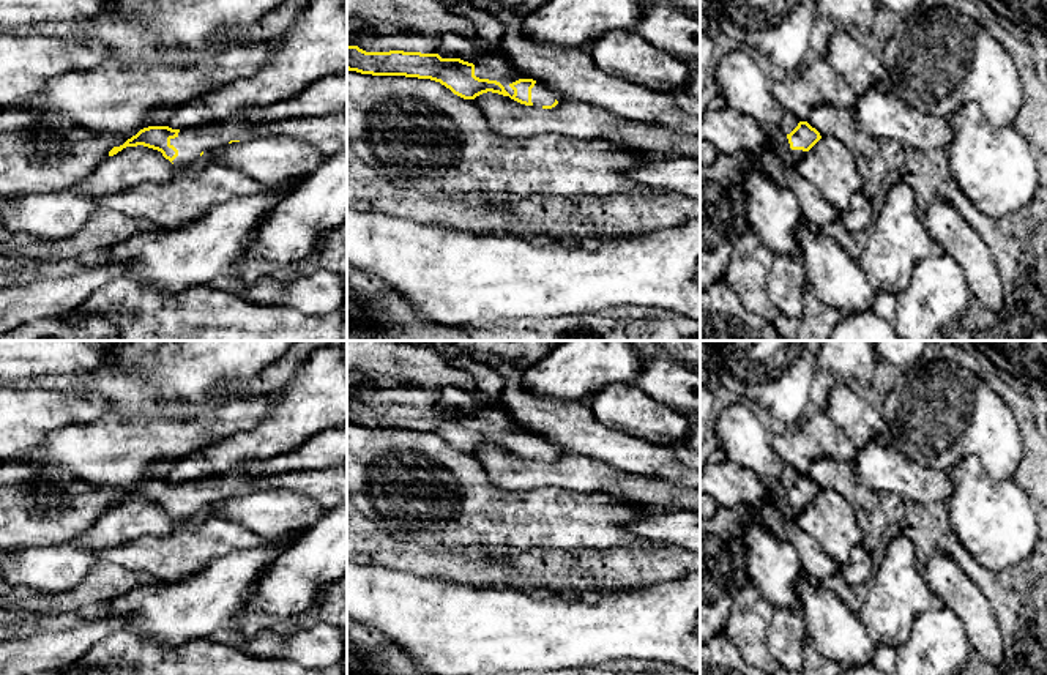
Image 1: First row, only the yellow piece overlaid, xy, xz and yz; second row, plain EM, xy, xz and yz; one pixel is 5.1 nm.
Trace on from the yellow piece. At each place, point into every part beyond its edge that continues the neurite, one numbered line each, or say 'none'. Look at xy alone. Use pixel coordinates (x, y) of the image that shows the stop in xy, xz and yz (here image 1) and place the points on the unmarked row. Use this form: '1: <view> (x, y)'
1: xy (328, 486)

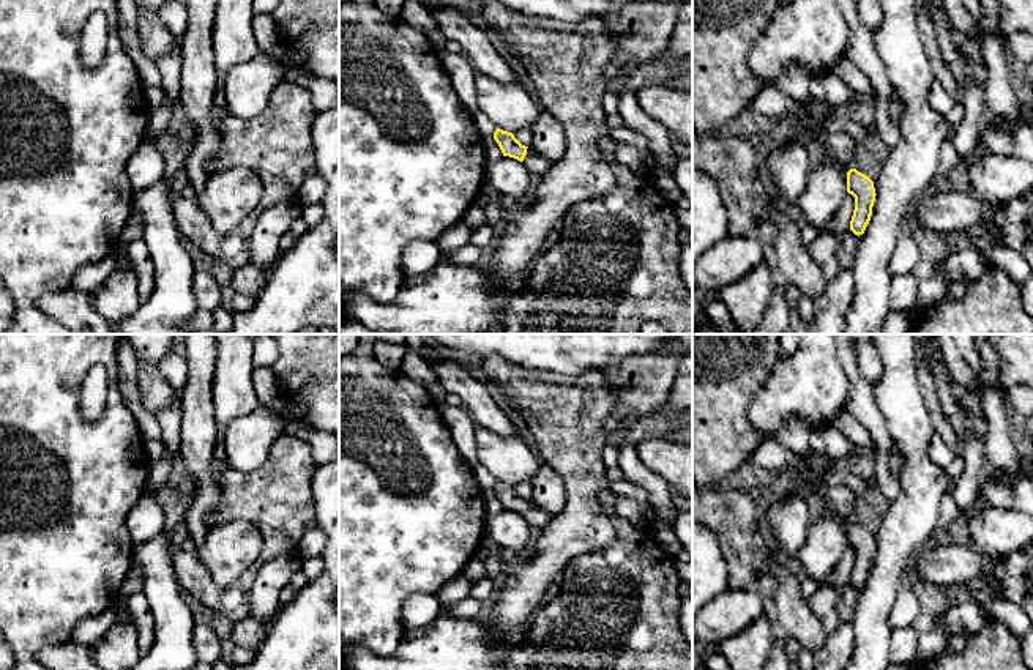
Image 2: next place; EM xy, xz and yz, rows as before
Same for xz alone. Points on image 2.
1: xz (537, 517)

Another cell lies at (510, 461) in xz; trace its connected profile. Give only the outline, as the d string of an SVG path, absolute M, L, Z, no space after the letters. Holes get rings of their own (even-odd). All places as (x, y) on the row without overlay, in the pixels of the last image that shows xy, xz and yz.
M476 426L475 440L479 465L503 484L514 487L539 471L541 459L519 437L500 437Z

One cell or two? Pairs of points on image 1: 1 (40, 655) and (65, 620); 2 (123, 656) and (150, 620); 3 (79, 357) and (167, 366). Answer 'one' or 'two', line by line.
1: two
2: two
3: two

